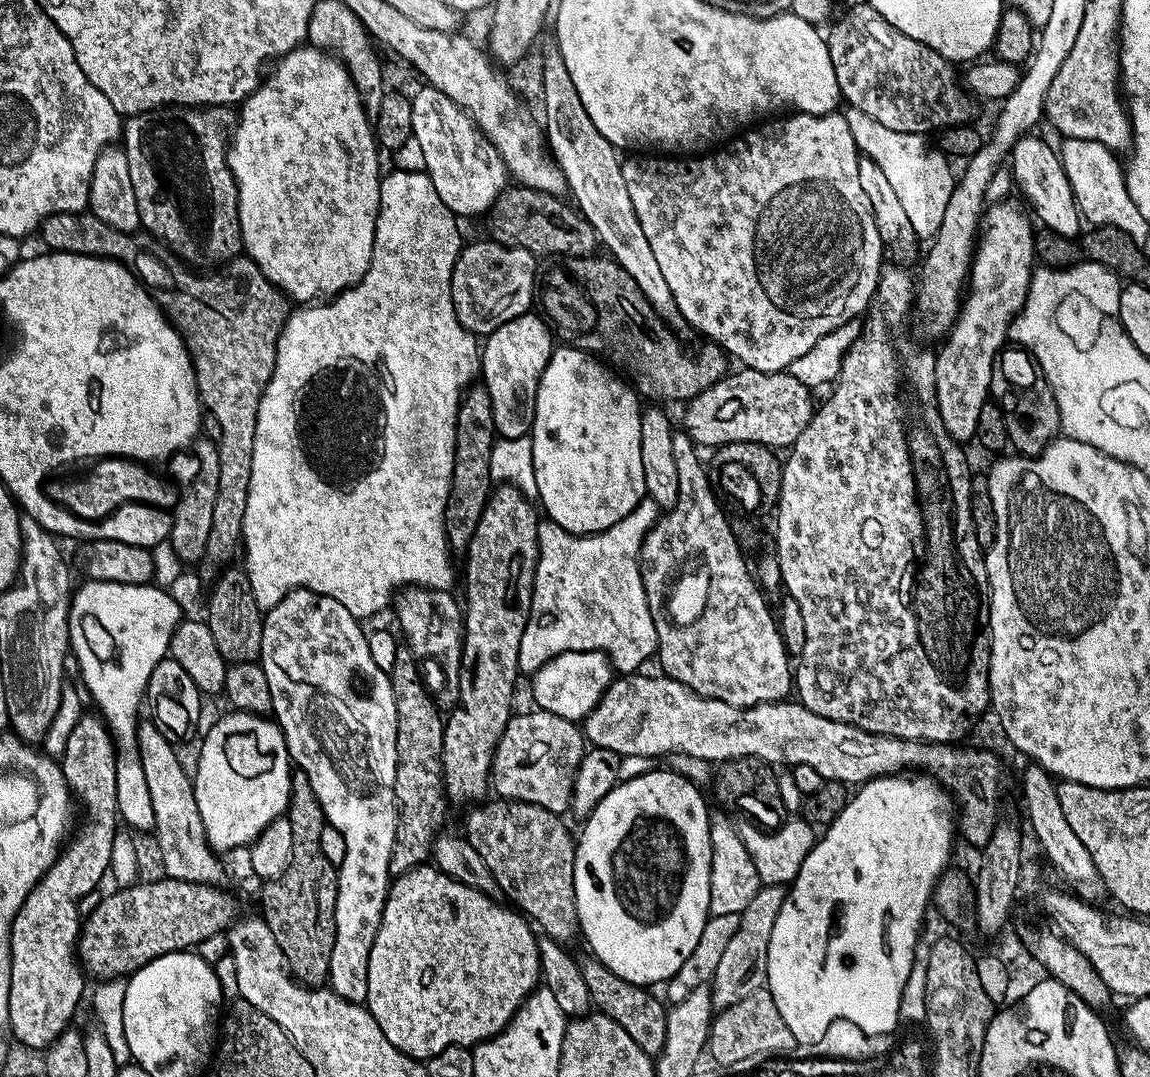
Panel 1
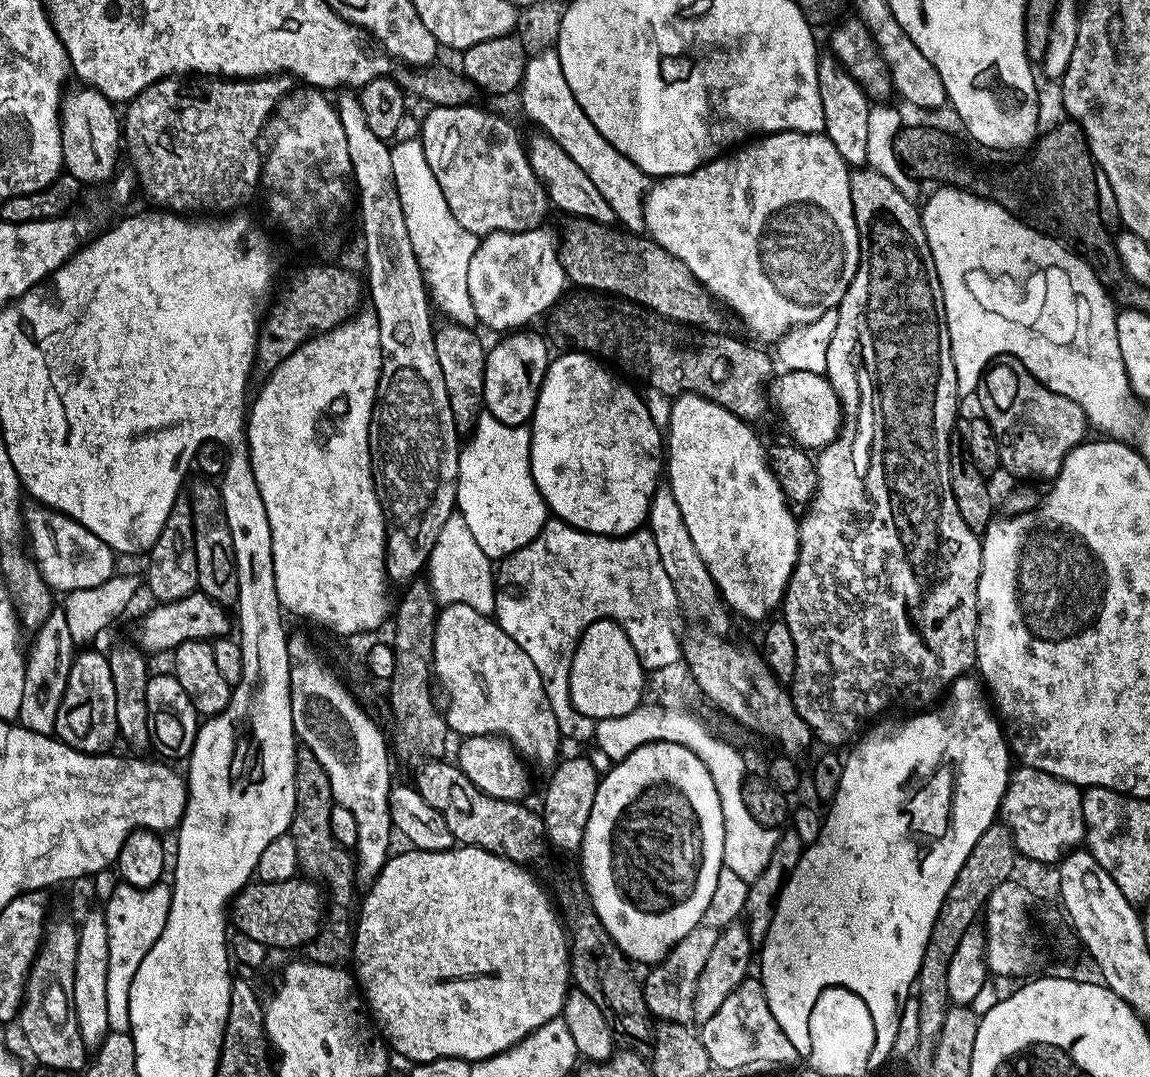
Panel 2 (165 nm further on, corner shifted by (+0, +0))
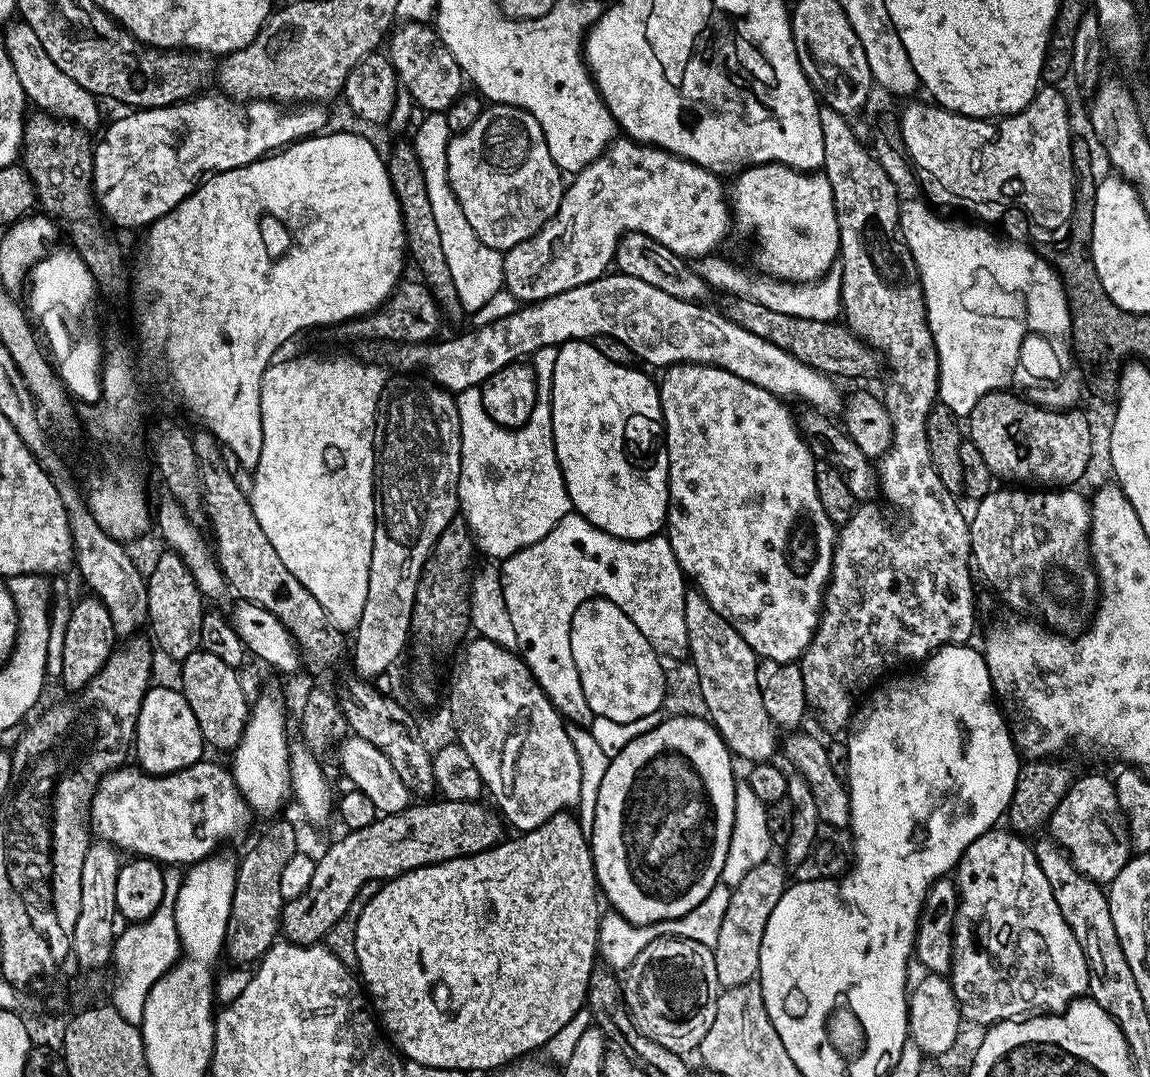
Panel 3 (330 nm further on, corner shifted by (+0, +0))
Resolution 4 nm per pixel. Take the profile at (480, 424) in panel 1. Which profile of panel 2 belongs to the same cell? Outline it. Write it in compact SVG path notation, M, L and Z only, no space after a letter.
M444 322L435 329L438 366L442 366L442 378L446 378L446 394L450 394L450 406L454 414L457 433L468 434L476 427L476 417L484 408L484 379L486 378L486 344L472 333L466 324Z

